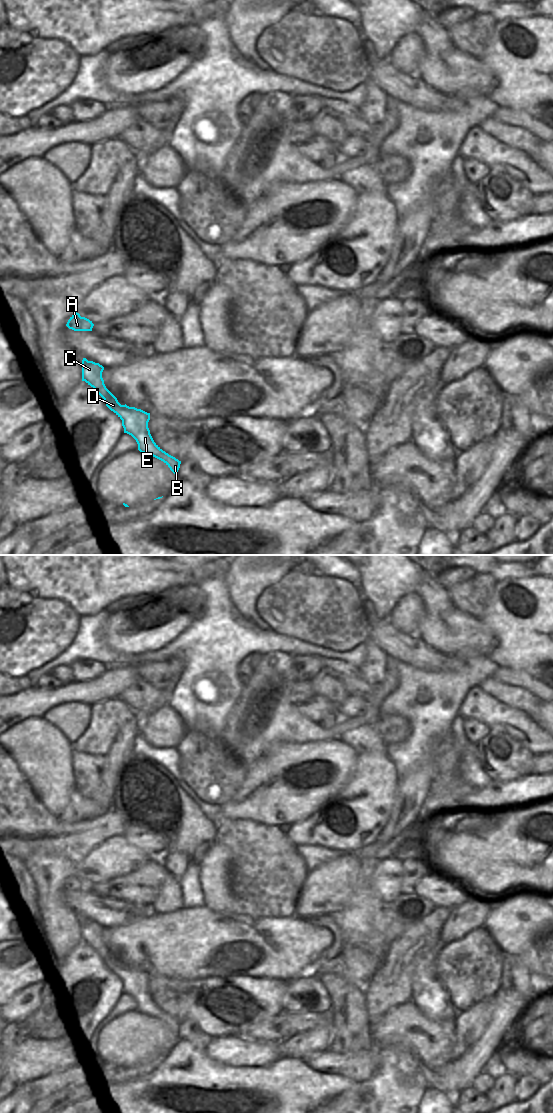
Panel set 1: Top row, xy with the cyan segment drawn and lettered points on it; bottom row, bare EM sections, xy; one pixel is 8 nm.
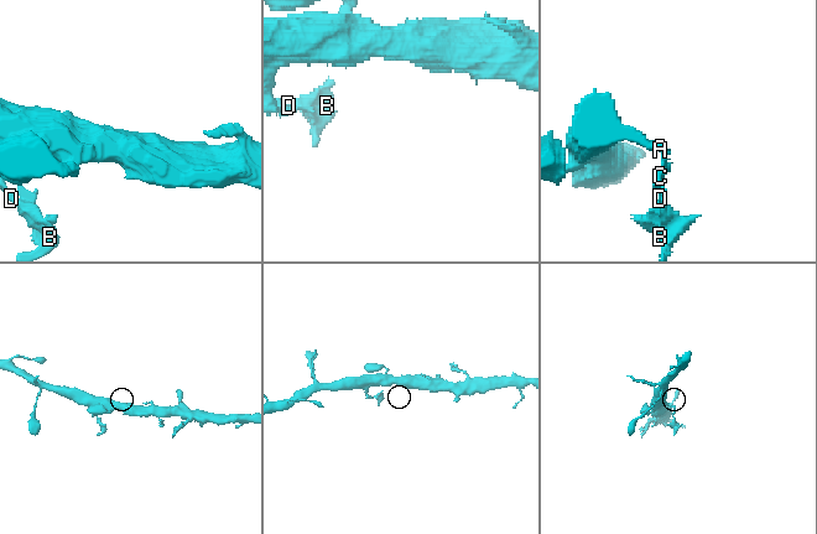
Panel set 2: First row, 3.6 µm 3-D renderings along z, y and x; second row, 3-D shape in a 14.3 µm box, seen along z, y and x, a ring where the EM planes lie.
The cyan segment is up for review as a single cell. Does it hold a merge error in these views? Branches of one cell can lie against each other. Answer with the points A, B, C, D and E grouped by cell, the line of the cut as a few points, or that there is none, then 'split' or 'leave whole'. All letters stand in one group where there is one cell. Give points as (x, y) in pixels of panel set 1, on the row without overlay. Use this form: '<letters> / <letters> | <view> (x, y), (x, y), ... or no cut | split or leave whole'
A C / B D E | xy (110, 952), (103, 958) | split

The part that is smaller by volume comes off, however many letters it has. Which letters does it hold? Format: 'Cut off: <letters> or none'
Cut off: B, D, E.

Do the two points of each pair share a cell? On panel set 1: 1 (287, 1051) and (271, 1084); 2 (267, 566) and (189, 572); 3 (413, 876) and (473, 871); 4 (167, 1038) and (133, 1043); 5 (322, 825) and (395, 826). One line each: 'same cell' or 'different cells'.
1: different cells
2: different cells
3: different cells
4: same cell
5: different cells

